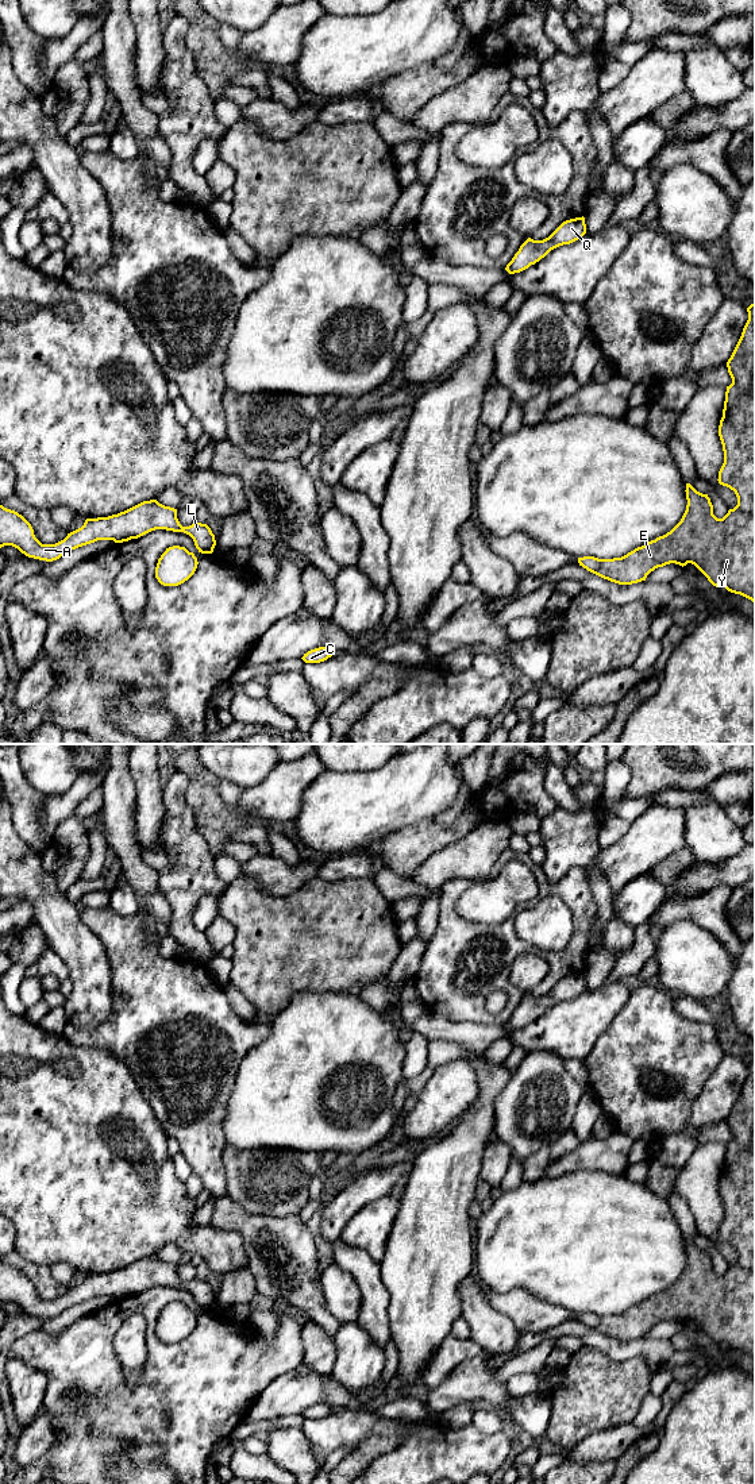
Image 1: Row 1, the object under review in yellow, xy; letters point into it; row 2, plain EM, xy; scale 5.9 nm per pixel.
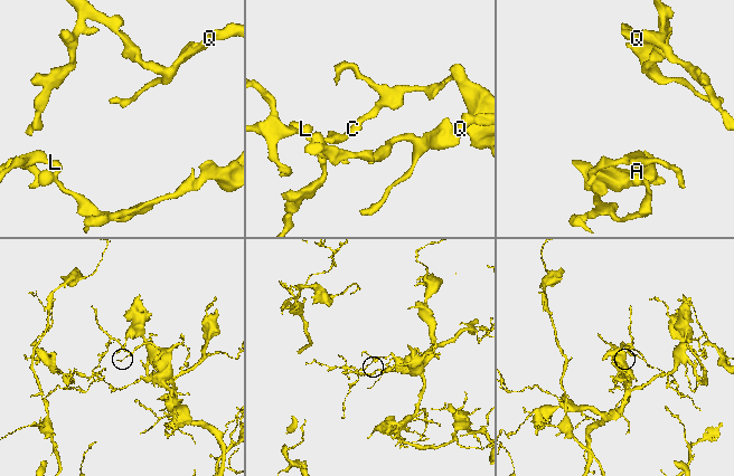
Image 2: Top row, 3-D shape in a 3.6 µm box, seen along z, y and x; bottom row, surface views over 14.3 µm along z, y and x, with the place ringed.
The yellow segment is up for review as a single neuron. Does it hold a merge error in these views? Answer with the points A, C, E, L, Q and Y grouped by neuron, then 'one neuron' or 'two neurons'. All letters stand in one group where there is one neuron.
groups A C E L Q Y; one neuron

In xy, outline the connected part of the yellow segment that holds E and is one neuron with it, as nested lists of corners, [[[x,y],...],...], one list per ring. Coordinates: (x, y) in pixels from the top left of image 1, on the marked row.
[[[755,302],[747,308],[748,320],[741,336],[727,362],[732,383],[727,386],[719,436],[724,451],[724,463],[719,471],[719,483],[729,487],[737,497],[737,505],[723,519],[713,514],[708,494],[686,483],[686,510],[681,521],[666,535],[635,548],[621,558],[578,558],[588,571],[619,585],[646,581],[658,567],[670,563],[694,564],[716,587],[740,594],[755,604]]]

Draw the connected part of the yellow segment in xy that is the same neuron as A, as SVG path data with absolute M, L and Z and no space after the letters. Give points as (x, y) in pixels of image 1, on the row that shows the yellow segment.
M157 500L143 501L108 517L86 519L81 528L55 544L42 544L22 514L0 505L0 548L12 546L28 558L46 562L57 560L68 551L97 540L123 543L155 529L189 535L201 554L212 554L216 546L215 535L207 524L196 521L182 527L177 519L177 509L165 506Z

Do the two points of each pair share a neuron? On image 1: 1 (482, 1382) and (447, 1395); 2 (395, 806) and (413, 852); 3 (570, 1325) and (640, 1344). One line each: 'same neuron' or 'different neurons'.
1: same neuron
2: different neurons
3: same neuron

